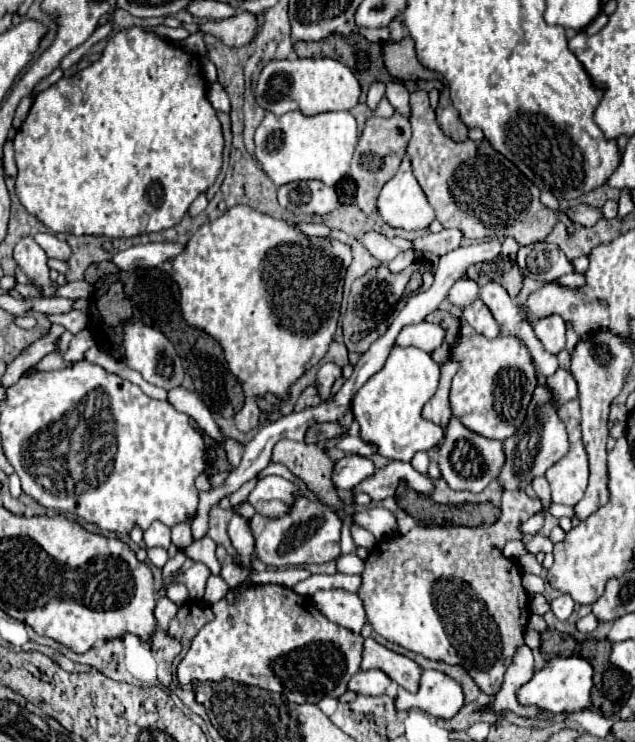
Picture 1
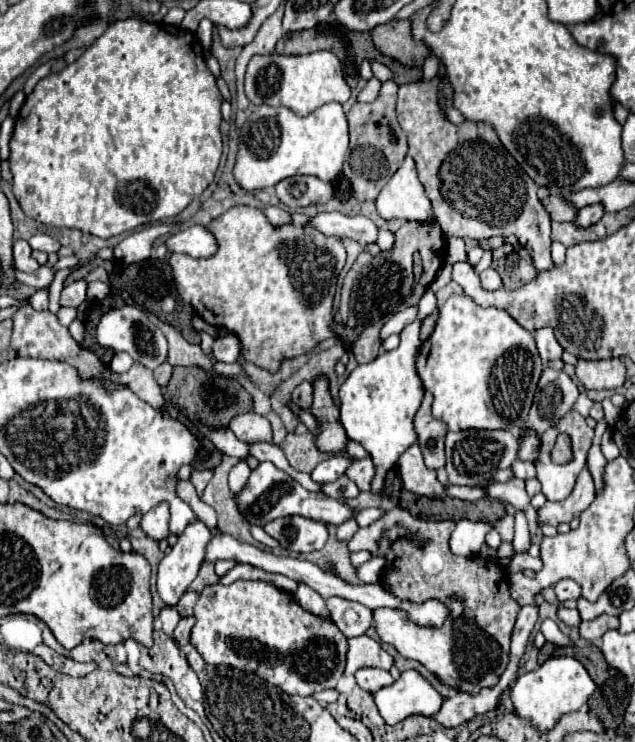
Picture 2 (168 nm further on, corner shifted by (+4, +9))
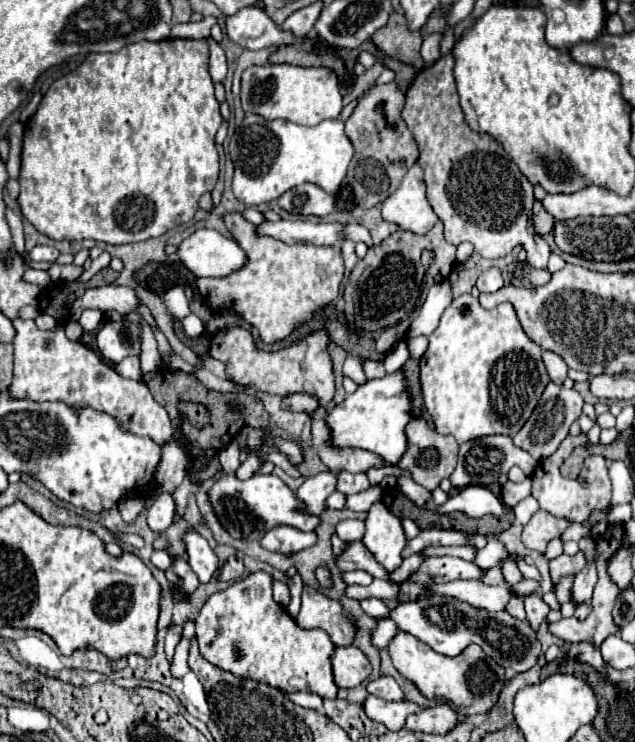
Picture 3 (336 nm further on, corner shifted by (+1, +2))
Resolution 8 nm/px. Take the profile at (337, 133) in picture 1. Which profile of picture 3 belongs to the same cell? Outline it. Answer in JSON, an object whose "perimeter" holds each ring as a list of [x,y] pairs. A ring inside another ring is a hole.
{"perimeter":[[[250,113],[230,141],[230,157],[234,161],[232,191],[236,199],[246,205],[270,203],[306,181],[320,185],[326,193],[336,193],[346,177],[352,155],[354,147],[348,141],[340,119],[328,119],[316,127],[302,127],[292,121],[268,121]]]}

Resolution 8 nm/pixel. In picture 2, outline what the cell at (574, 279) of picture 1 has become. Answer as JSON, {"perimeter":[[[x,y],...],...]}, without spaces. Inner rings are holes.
{"perimeter":[[[439,76],[433,80],[419,80],[399,88],[397,98],[397,118],[403,132],[409,138],[409,156],[417,164],[419,180],[425,188],[427,198],[433,204],[433,214],[439,218],[441,230],[445,236],[469,236],[479,242],[489,240],[493,236],[509,236],[515,234],[531,256],[533,266],[537,270],[547,270],[553,266],[549,248],[551,248],[551,218],[545,214],[537,198],[537,184],[525,174],[525,170],[515,162],[515,158],[503,148],[493,126],[485,122],[463,122],[451,124],[439,106]]]}

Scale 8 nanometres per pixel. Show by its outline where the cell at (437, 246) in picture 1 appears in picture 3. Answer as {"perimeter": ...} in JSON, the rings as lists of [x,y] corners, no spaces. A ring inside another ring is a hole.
{"perimeter":[[[350,225],[346,227],[346,237],[352,241],[364,241],[368,247],[374,247],[372,235],[368,233],[368,229],[364,229],[364,225]]]}

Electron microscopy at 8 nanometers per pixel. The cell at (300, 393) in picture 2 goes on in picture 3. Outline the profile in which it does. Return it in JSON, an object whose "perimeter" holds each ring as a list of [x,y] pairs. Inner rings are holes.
{"perimeter":[[[294,393],[294,395],[284,397],[282,407],[284,407],[284,409],[290,409],[290,411],[296,411],[296,413],[298,413],[298,411],[312,413],[312,411],[318,407],[318,399],[312,397],[312,395],[306,395],[306,393]]]}

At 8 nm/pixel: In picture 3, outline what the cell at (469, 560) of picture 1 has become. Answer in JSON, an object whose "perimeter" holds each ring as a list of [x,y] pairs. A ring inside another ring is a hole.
{"perimeter":[[[398,631],[388,645],[388,653],[400,675],[410,679],[424,697],[452,701],[454,709],[466,709],[468,715],[486,713],[492,709],[504,687],[504,667],[492,661],[492,657],[488,657],[480,645],[468,645],[468,649],[464,649],[460,655],[444,657],[410,633]]]}

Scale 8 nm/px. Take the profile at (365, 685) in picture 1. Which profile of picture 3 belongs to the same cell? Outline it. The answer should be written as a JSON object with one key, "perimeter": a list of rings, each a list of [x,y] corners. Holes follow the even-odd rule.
{"perimeter":[[[380,675],[378,679],[368,681],[366,689],[368,689],[370,695],[382,697],[386,701],[400,701],[400,699],[404,699],[404,693],[402,693],[400,685],[392,677],[388,677],[388,675]]]}

